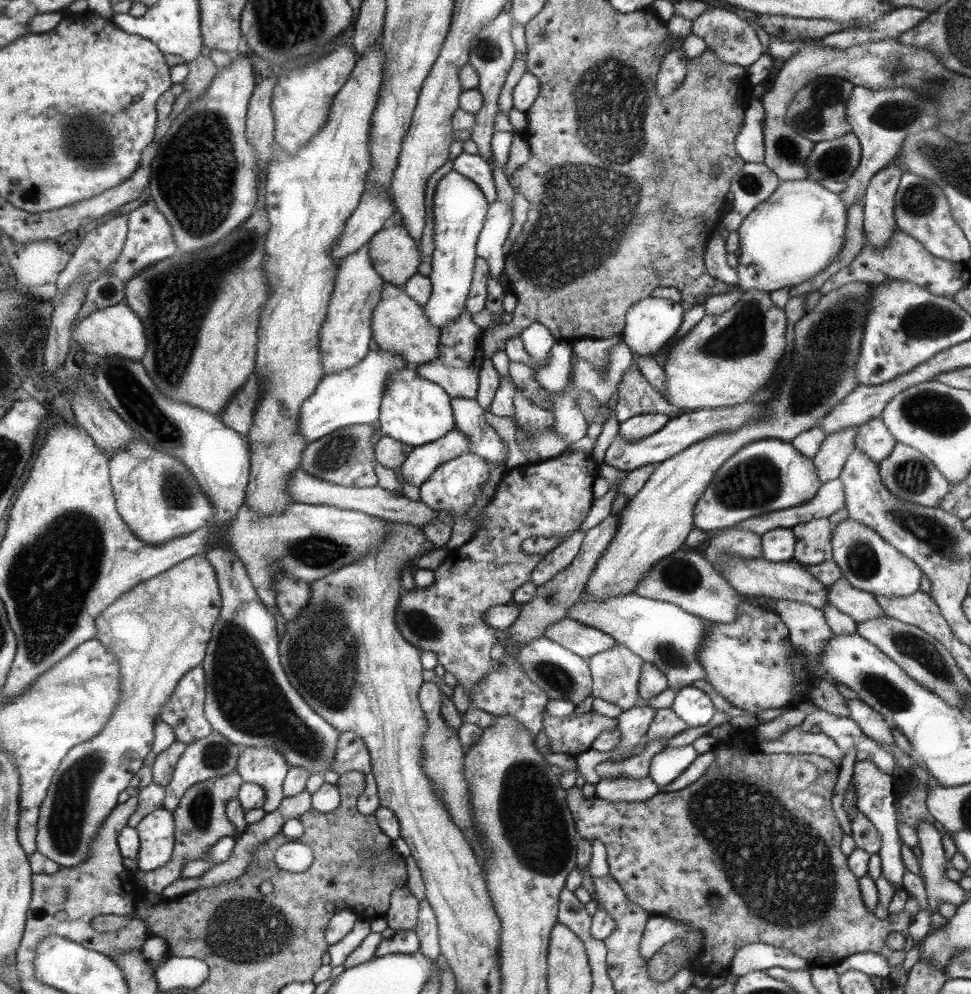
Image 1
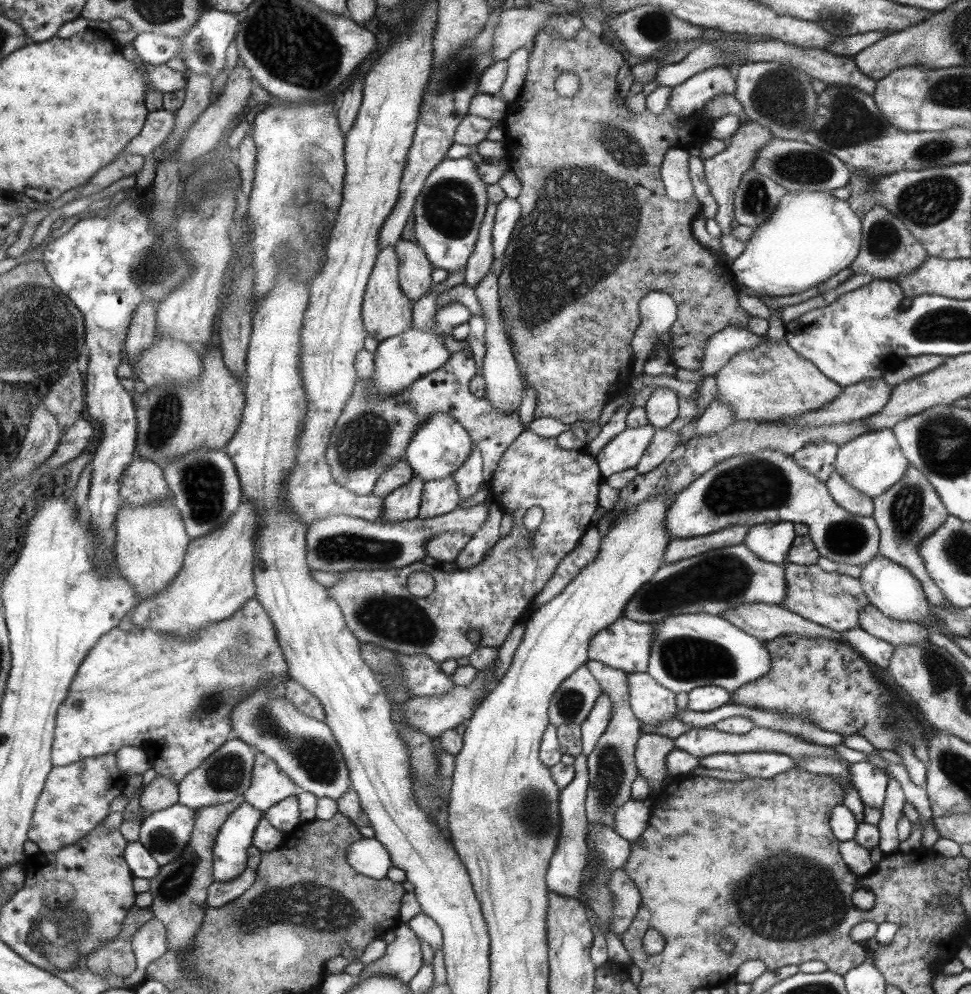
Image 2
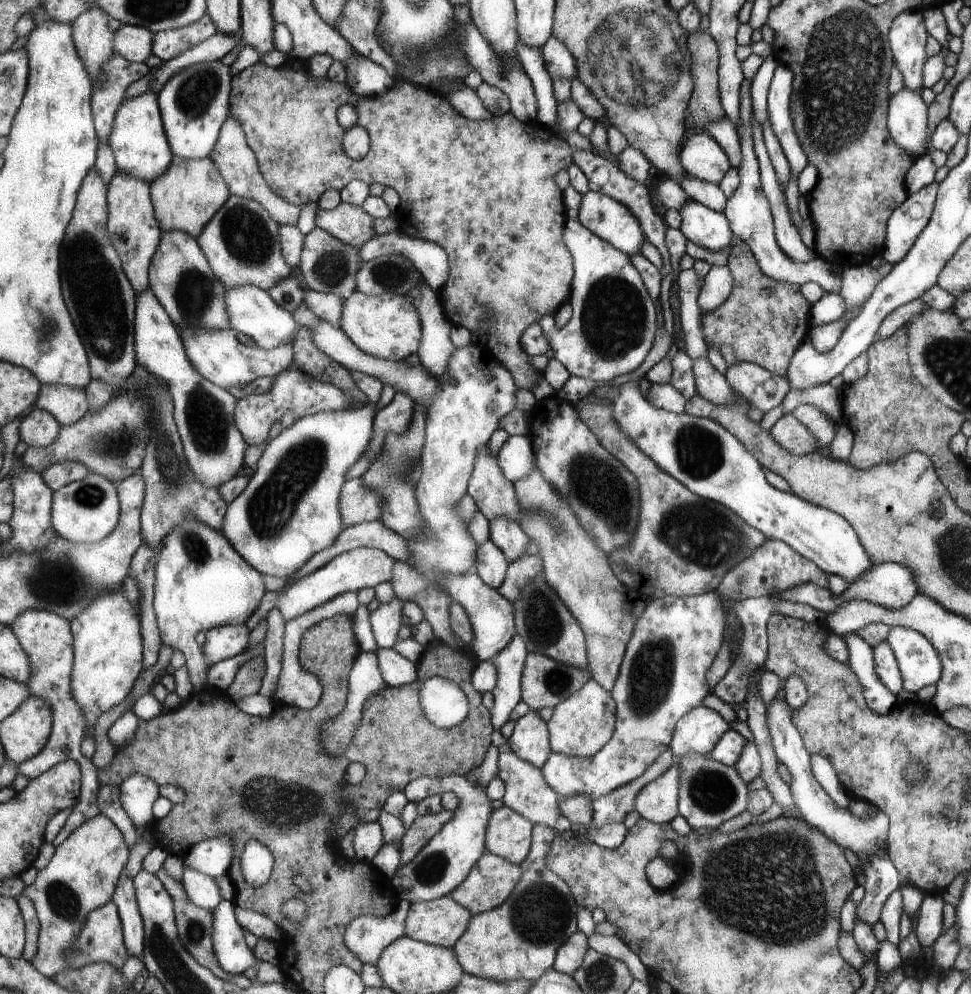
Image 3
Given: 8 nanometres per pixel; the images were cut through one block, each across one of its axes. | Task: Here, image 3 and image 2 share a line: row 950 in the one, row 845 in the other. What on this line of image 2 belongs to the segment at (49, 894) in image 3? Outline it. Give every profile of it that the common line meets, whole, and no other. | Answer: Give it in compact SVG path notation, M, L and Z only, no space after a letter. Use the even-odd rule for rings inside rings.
M116 752L94 756L69 766L55 766L36 806L29 841L37 844L42 853L60 852L80 843L110 816L112 802L123 795L125 788L127 777L120 769Z

